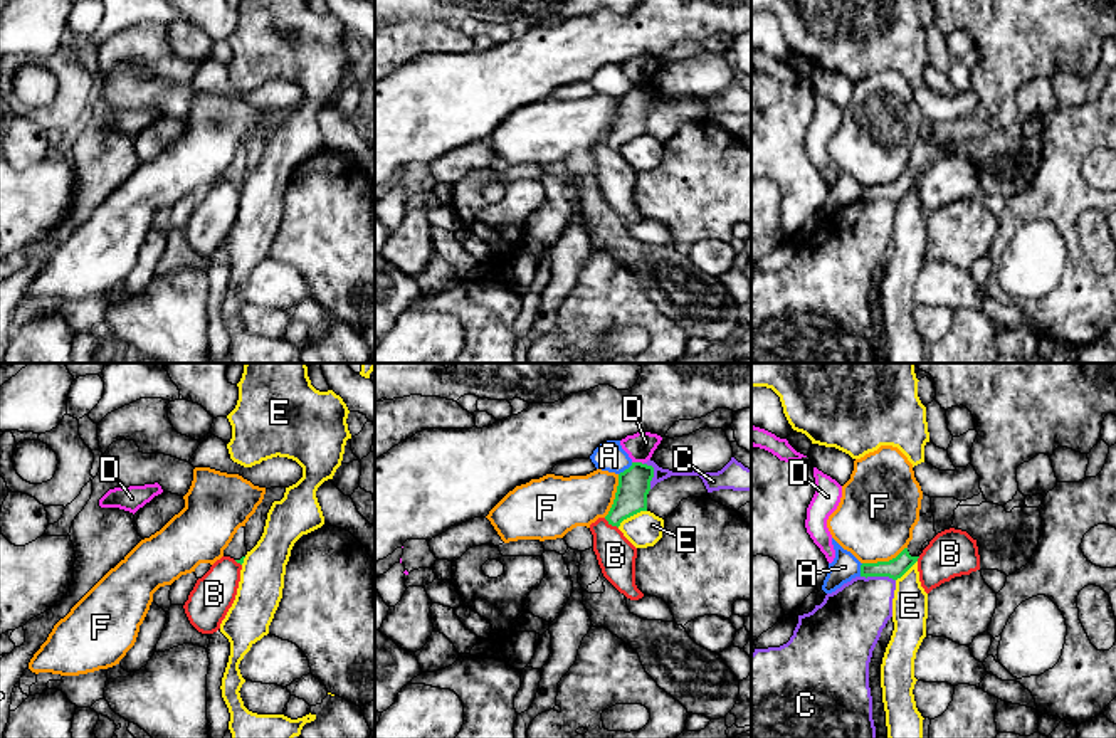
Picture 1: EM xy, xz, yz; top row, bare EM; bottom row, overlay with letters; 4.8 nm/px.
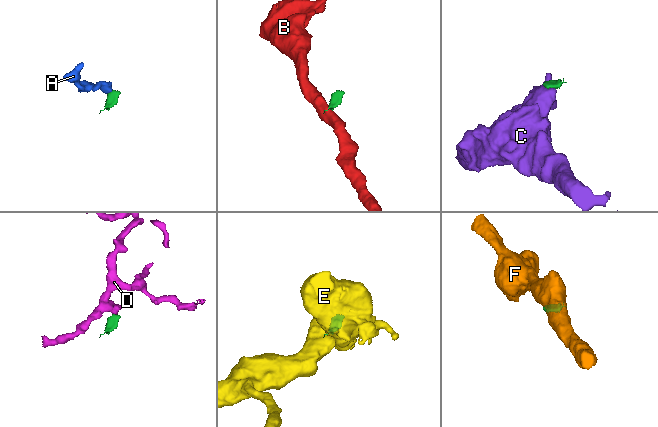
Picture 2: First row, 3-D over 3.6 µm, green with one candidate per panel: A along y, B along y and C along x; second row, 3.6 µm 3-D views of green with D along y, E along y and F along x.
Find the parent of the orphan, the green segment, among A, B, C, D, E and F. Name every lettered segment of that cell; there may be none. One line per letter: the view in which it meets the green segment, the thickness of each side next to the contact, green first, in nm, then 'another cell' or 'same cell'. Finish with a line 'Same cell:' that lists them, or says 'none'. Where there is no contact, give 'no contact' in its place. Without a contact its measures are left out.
A: contact in xz; calibres 160 and 140 nm; another cell
B: contact in xz; calibres 160 and 180 nm; another cell
C: contact in yz; calibres 100 and 320 nm; another cell
D: contact in xz; calibres 160 and 140 nm; another cell
E: contact in xz; calibres 160 and 170 nm; another cell
F: contact in yz; calibres 100 and 380 nm; another cell
Same cell: none

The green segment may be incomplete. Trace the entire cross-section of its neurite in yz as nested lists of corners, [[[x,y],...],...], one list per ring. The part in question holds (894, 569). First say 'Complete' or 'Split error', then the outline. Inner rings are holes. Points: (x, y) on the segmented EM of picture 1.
Split error. [[[929,511],[919,516],[919,521],[913,530],[913,540],[896,558],[889,561],[862,563],[861,577],[901,578],[918,561],[923,545],[931,541],[934,536],[934,516]]]

